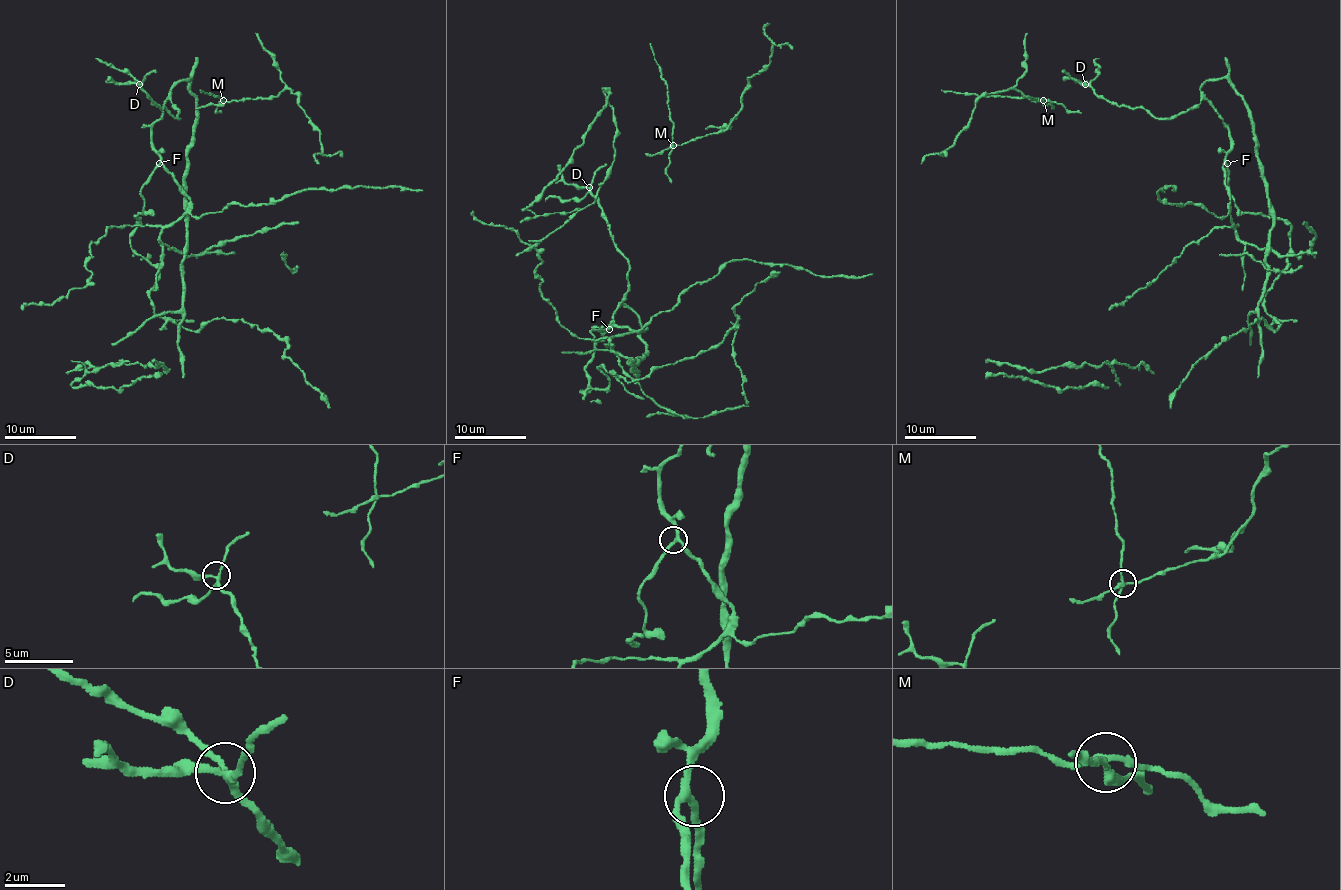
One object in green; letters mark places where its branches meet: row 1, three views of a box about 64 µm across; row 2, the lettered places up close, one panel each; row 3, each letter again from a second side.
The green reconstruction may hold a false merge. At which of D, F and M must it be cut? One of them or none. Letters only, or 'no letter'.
M

